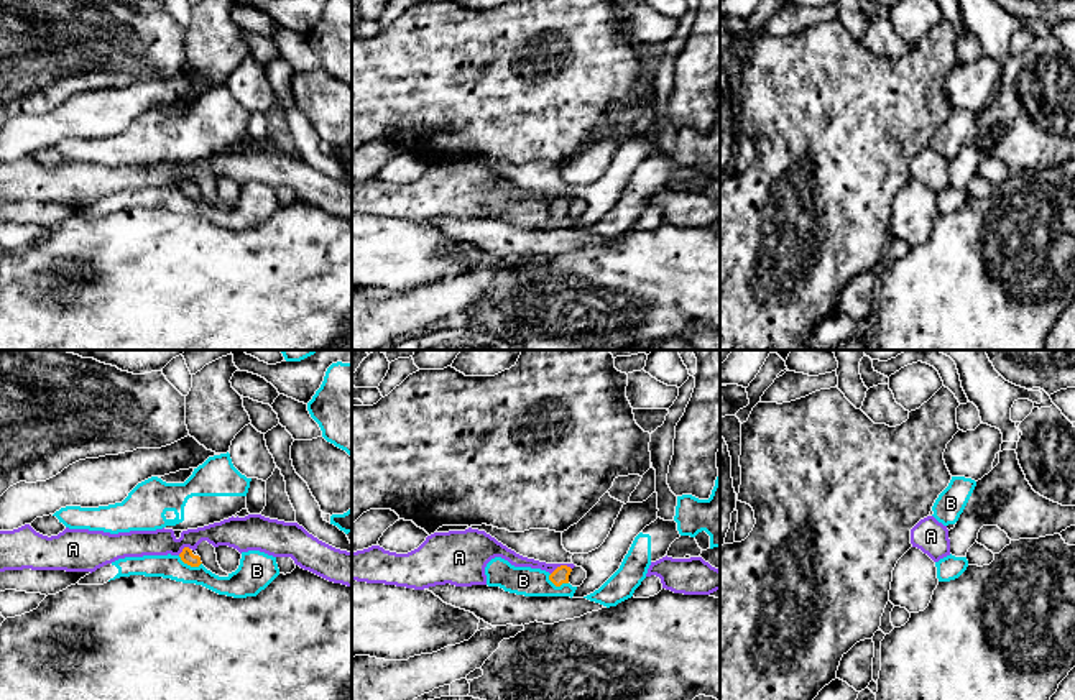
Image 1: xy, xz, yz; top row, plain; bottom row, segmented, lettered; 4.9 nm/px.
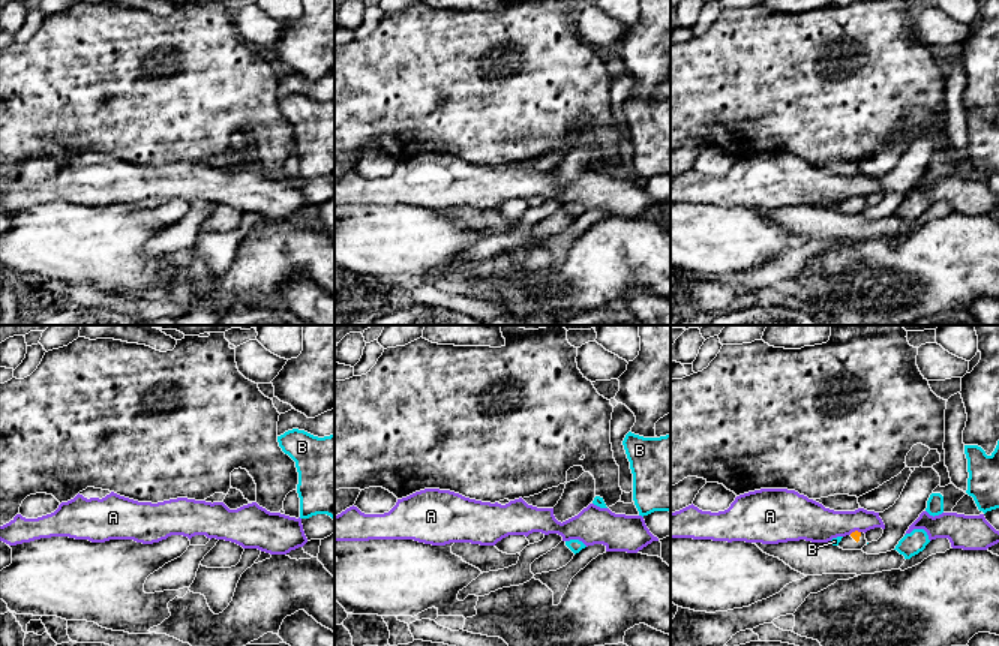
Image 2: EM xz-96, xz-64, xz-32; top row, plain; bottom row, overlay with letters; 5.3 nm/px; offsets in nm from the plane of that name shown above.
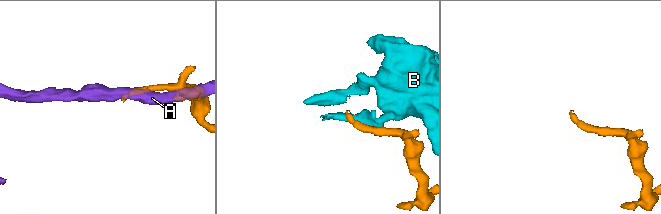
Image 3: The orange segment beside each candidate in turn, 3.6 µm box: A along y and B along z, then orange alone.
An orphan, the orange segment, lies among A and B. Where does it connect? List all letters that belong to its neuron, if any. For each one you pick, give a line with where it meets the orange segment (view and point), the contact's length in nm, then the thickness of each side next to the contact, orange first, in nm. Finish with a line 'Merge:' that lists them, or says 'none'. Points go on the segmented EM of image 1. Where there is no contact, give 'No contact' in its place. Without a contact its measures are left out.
Merge: none

